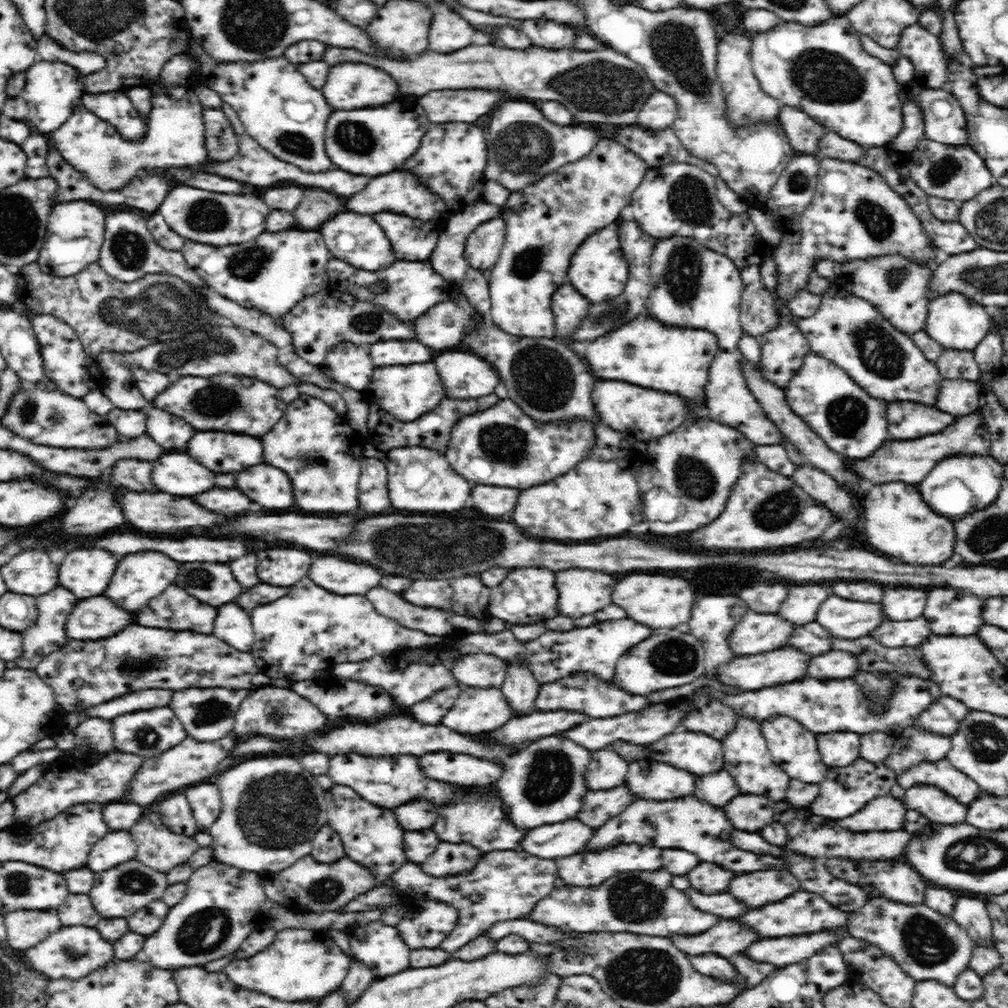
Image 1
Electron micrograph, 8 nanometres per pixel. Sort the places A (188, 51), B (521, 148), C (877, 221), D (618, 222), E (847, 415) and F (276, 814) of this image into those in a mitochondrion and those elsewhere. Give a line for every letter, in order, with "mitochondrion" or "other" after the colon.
A: other
B: mitochondrion
C: mitochondrion
D: other
E: mitochondrion
F: mitochondrion

